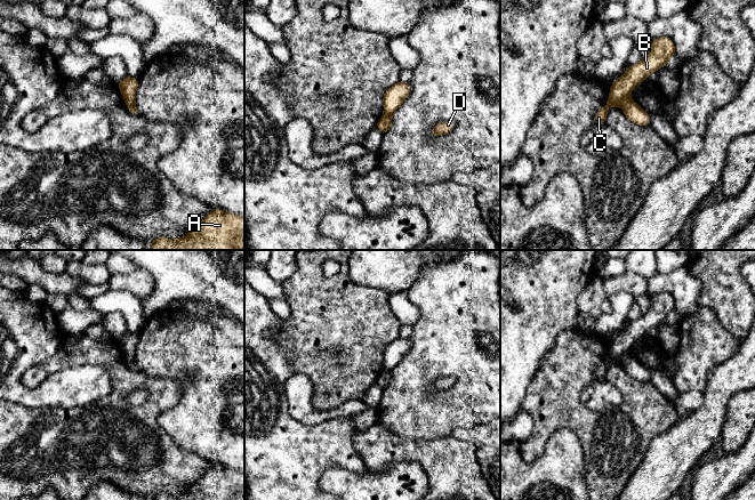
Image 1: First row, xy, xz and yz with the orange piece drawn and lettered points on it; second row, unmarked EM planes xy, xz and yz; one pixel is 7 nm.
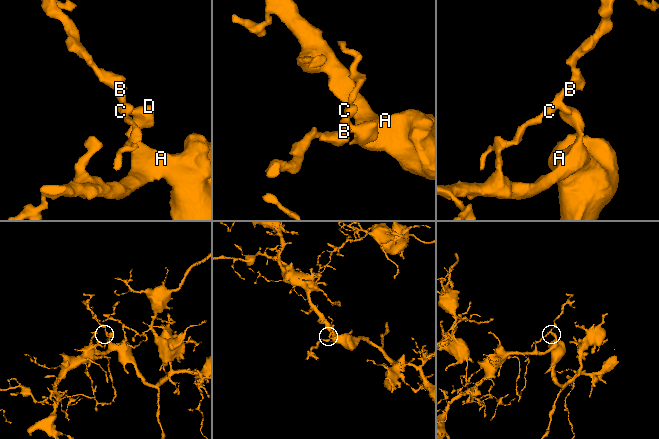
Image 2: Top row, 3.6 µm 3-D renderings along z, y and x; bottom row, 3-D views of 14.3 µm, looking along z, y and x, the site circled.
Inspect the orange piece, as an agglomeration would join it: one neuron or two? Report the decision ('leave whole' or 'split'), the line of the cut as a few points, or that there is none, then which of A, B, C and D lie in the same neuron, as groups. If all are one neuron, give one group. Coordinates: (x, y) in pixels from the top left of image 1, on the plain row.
split | yz (628, 353), (621, 361) | A D / B C

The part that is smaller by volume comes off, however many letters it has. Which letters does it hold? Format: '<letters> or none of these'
B, C

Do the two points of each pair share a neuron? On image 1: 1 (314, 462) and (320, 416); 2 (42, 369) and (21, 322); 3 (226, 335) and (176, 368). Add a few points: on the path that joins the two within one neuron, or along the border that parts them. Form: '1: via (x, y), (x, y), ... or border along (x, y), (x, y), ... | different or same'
1: border along (292, 417), (304, 424), (345, 419) | different
2: border along (59, 345), (25, 371), (24, 385) | different
3: via (214, 347), (206, 355), (189, 355) | same

